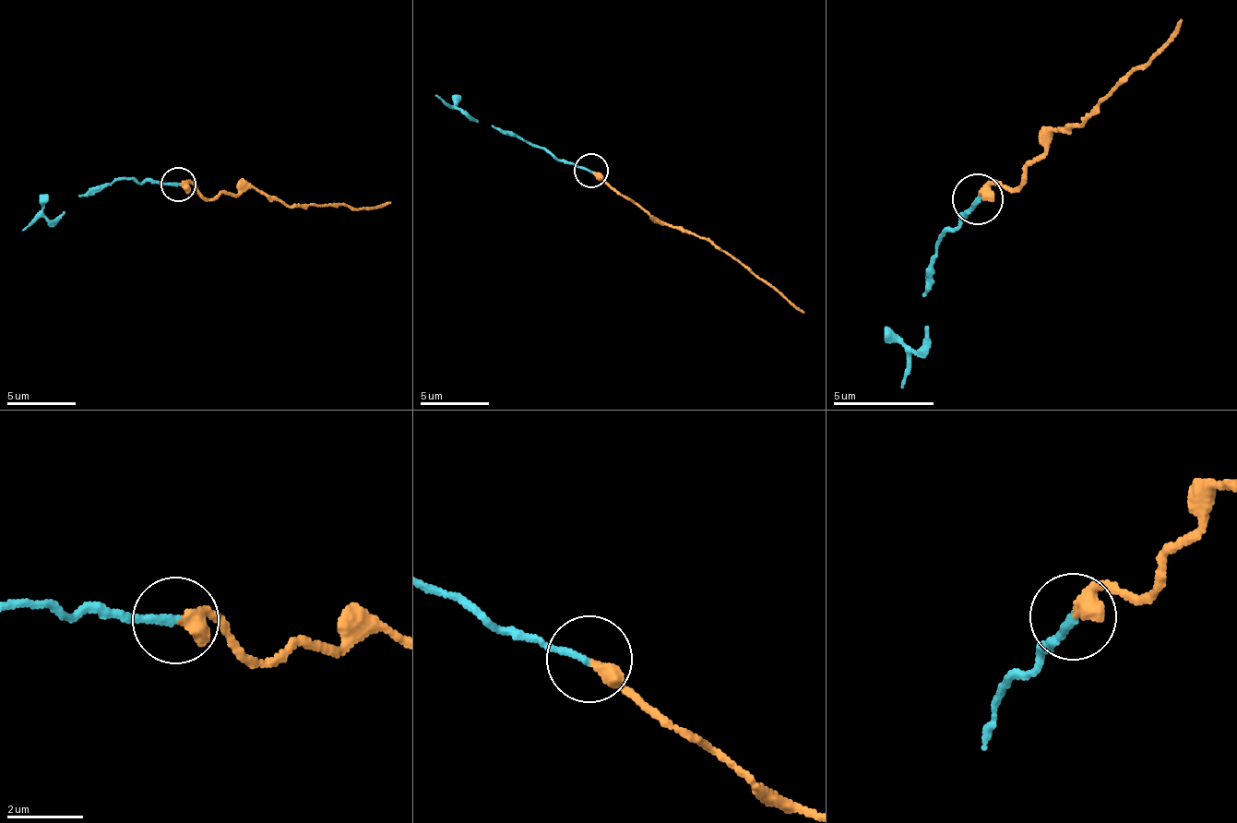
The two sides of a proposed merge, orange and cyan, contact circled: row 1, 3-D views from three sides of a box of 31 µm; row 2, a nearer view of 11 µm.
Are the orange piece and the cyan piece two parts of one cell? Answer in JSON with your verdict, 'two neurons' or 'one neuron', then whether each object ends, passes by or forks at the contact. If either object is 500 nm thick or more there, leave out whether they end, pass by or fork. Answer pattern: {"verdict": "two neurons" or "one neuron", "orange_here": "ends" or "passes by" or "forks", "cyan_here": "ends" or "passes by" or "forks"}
{"verdict": "one neuron", "orange_here": "ends", "cyan_here": "ends"}

